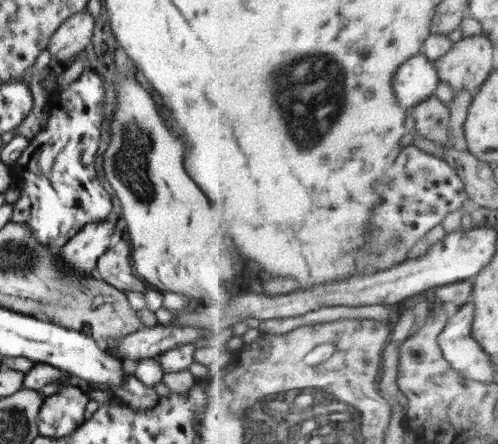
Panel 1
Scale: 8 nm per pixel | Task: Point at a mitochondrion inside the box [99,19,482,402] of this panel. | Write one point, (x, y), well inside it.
(324, 82)

